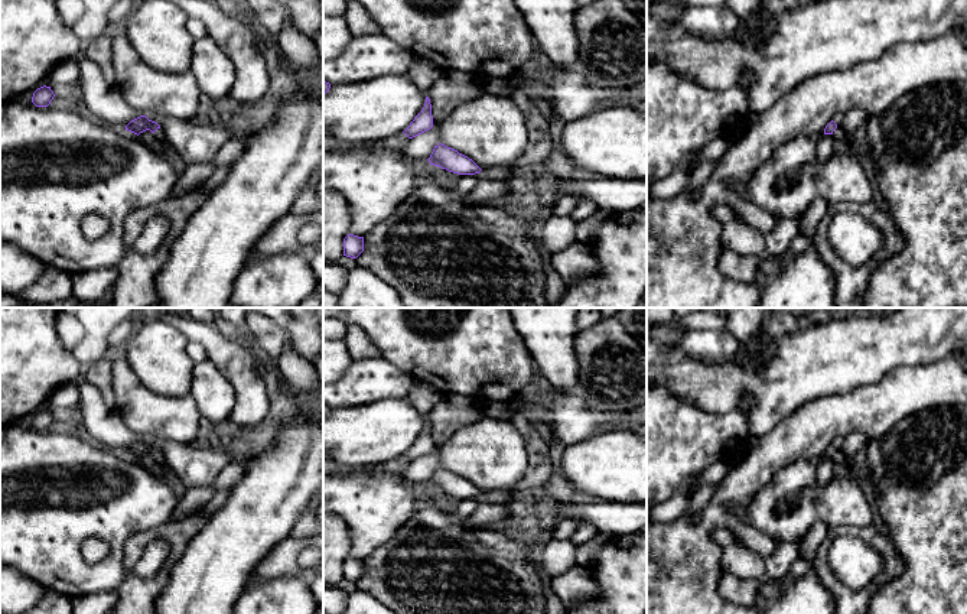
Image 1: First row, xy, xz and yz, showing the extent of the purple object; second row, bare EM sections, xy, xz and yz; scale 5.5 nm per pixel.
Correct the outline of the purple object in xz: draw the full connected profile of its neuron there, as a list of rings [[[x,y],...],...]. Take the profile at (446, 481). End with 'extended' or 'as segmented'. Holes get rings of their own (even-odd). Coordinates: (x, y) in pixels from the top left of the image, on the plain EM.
[[[442,467],[434,470],[427,484],[430,488],[439,490],[458,498],[475,498],[482,494],[472,483]]] | as segmented

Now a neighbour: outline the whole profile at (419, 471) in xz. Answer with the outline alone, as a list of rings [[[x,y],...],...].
[[[433,445],[433,451],[413,462],[406,470],[406,478],[414,484],[427,484],[439,464],[440,446]]]

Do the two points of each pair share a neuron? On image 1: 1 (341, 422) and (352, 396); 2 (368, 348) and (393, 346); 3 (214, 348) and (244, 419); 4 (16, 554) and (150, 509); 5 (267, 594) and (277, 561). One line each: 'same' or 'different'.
1: different
2: different
3: same
4: same
5: different

